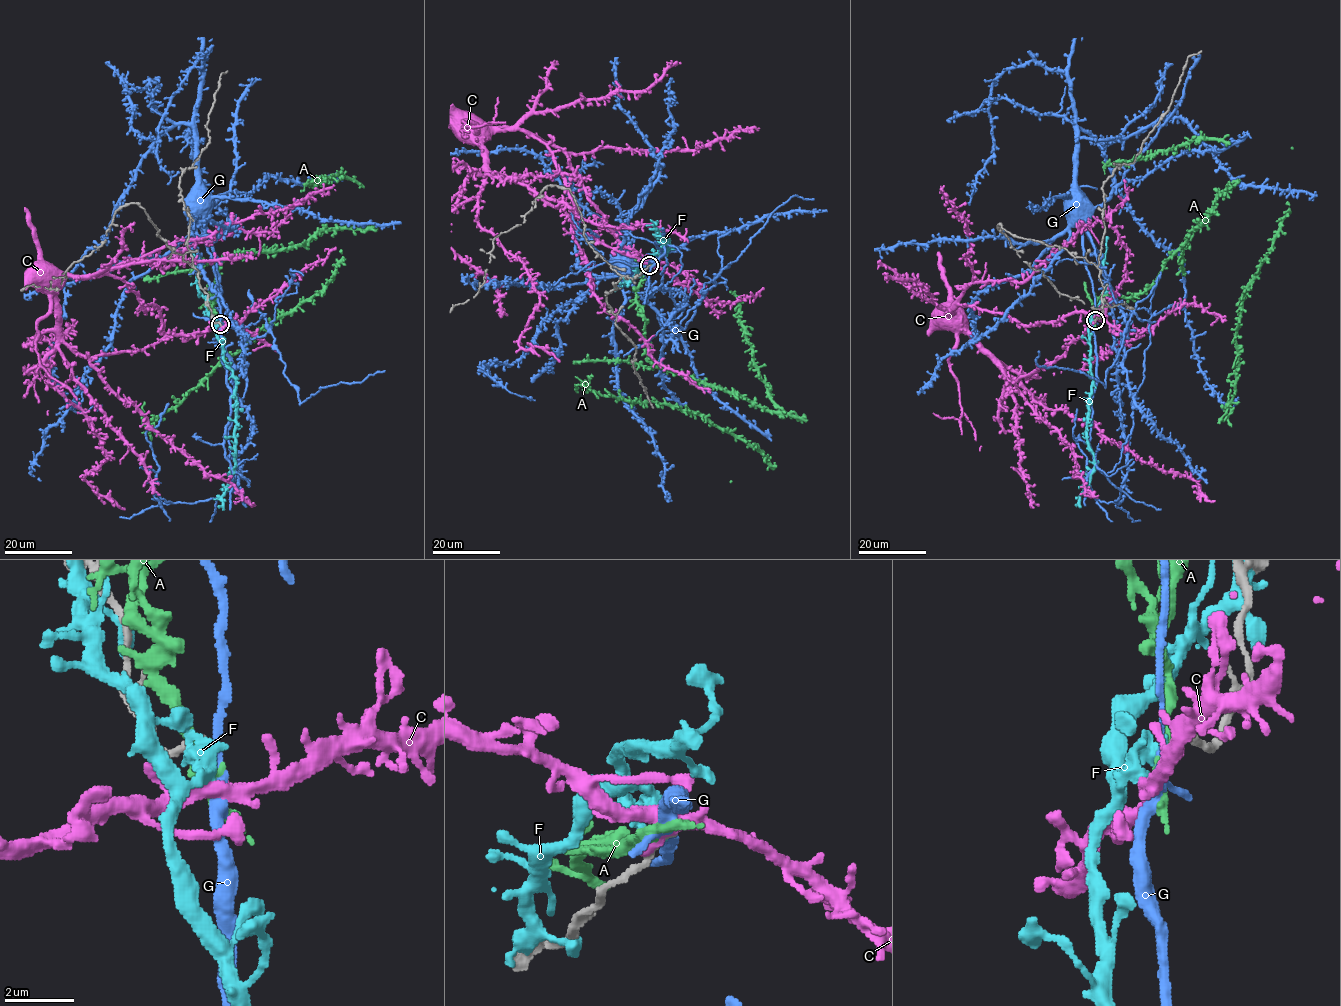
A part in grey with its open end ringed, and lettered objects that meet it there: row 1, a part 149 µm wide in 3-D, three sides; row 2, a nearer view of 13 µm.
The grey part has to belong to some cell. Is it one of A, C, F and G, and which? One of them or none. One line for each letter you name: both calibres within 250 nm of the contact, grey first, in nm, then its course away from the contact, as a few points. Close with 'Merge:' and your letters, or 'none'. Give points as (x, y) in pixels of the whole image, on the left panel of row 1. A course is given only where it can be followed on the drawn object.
Merge: none

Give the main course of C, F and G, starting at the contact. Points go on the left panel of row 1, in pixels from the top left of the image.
C: (219, 324), (206, 331), (171, 334), (142, 349), (80, 356), (61, 334), (60, 307), (37, 272)
F: (219, 323), (216, 338), (235, 380), (236, 422), (235, 469), (223, 505), (218, 507)
G: (220, 324), (232, 482), (227, 428), (247, 385), (237, 328), (254, 303), (301, 403), (384, 370)

